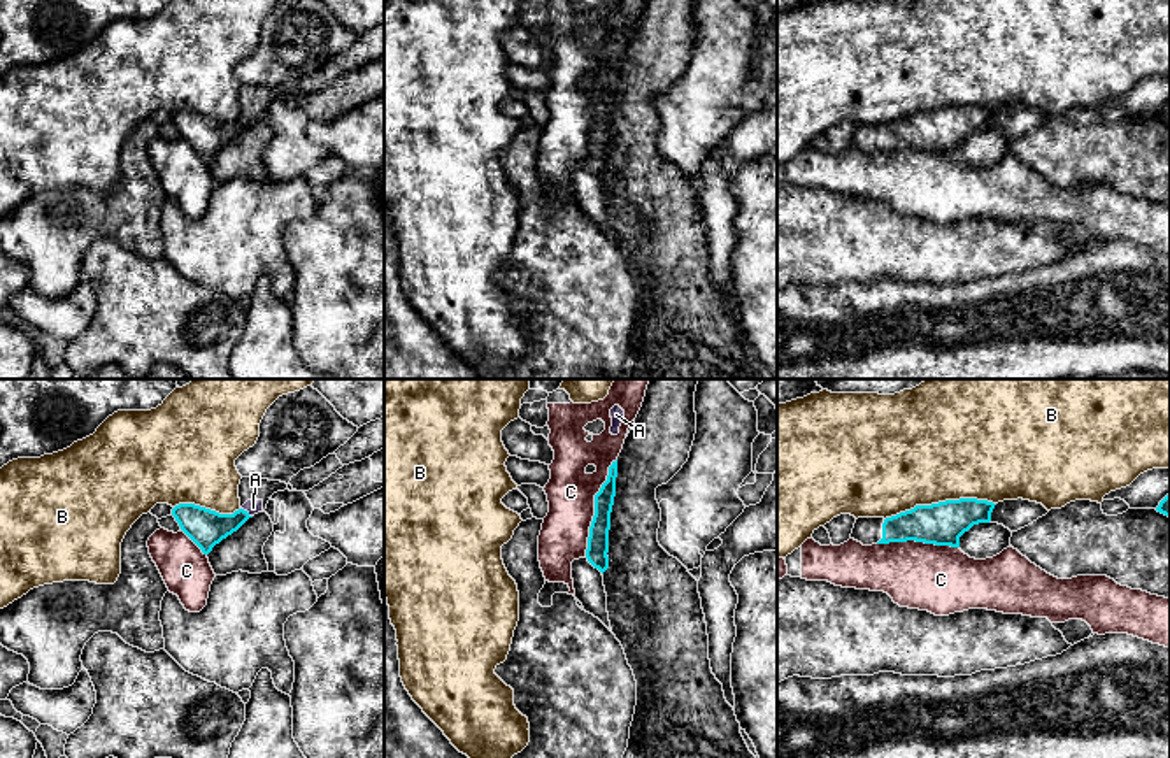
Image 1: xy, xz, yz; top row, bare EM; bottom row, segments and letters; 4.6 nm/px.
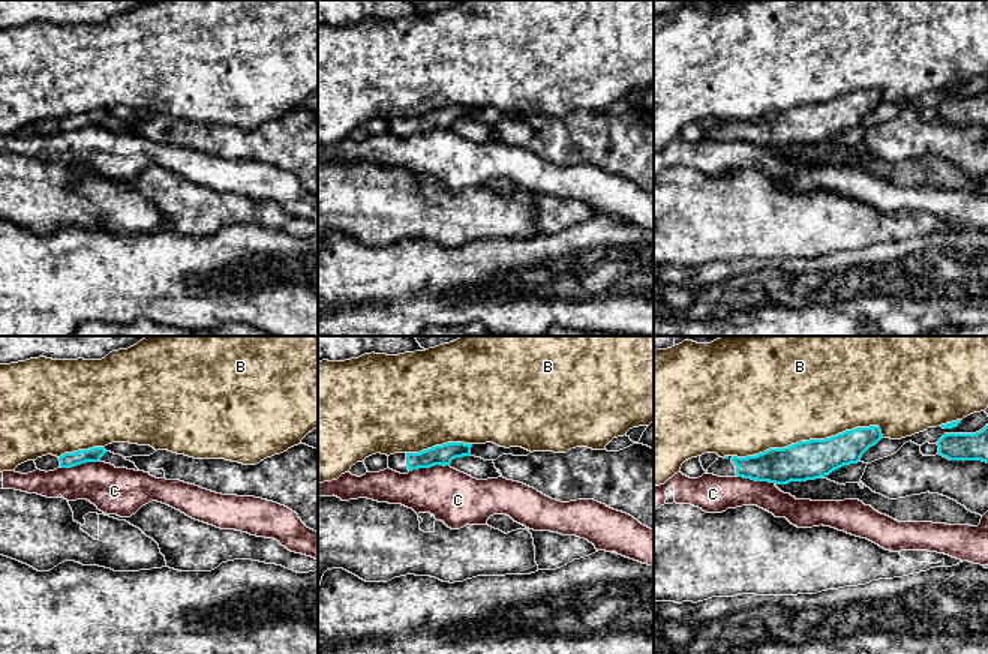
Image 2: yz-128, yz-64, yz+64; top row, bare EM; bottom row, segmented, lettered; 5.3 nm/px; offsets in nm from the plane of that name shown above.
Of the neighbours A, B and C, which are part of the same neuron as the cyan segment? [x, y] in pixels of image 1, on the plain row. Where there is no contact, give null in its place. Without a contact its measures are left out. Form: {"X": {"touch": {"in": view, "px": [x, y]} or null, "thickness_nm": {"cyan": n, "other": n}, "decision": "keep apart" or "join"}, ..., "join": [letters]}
{"A": {"touch": {"in": "xy", "px": [246, 118]}, "thickness_nm": {"cyan": 170, "other": 70}, "decision": "join"}, "B": {"touch": {"in": "yz", "px": [939, 109]}, "thickness_nm": {"cyan": 200, "other": 500}, "decision": "keep apart"}, "C": {"touch": {"in": "xz", "px": [595, 114]}, "thickness_nm": {"cyan": 100, "other": 220}, "decision": "keep apart"}, "join": ["A"]}

